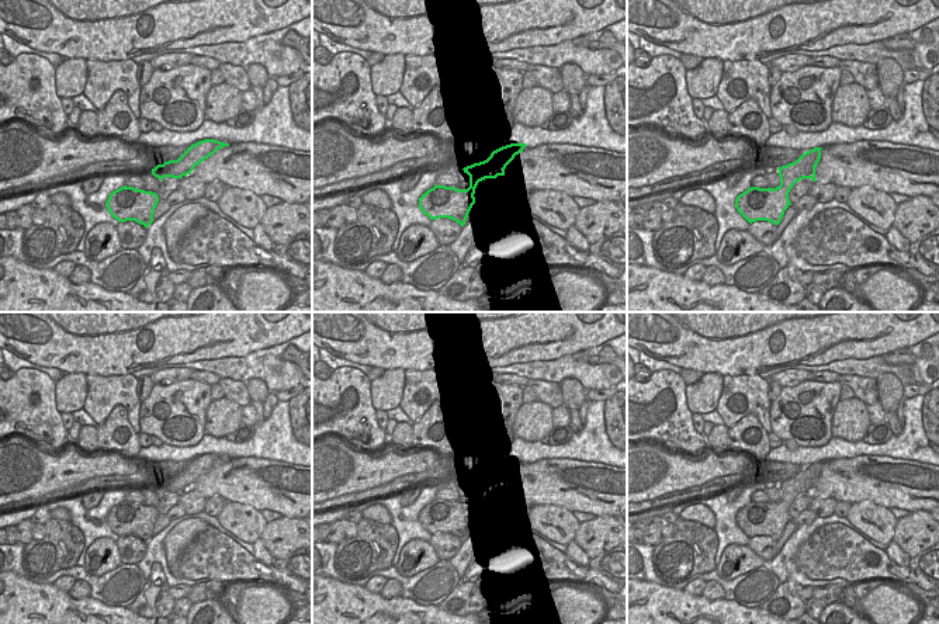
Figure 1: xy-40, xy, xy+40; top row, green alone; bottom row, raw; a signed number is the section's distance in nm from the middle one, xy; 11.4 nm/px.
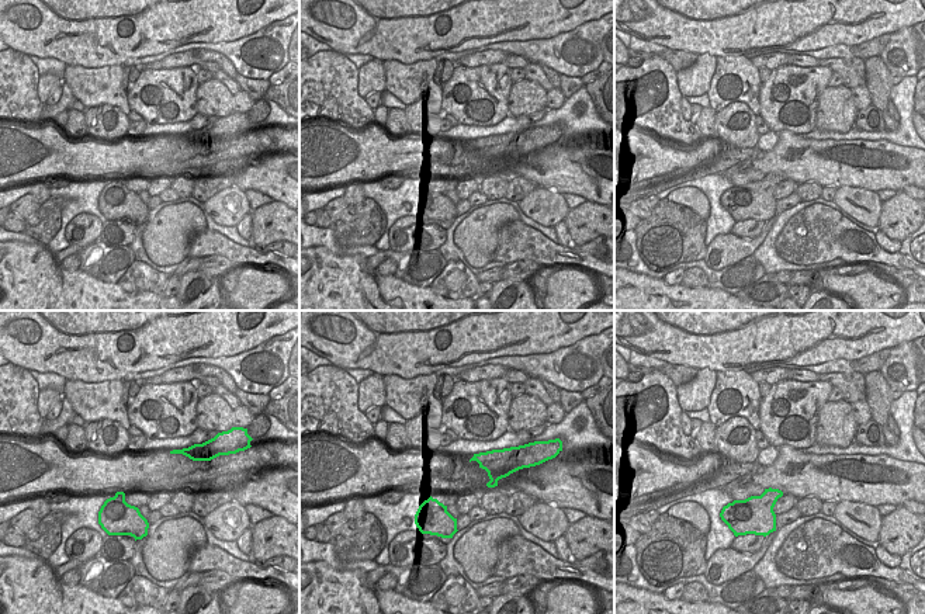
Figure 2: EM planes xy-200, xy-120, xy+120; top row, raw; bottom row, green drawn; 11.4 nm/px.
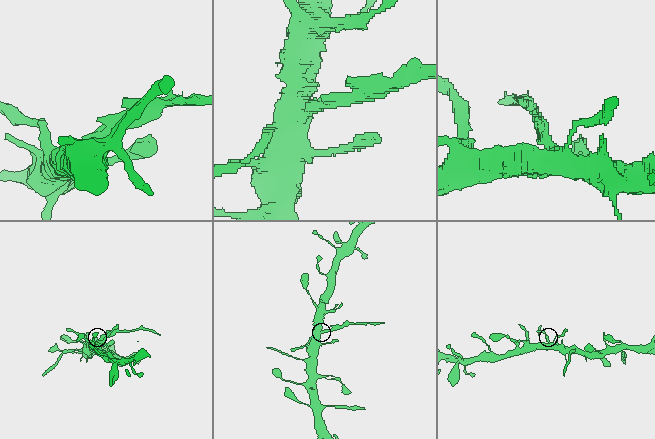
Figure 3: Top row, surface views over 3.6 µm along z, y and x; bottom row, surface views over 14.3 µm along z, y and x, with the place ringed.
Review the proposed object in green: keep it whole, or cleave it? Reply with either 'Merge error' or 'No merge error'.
Merge error

